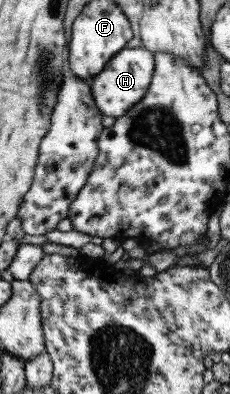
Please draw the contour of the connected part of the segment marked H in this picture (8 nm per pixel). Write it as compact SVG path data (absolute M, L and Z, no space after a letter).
M124 48L115 53L106 66L106 70L98 74L91 83L93 97L104 116L116 119L138 104L147 93L152 73L154 73L154 57L151 51L144 48Z

